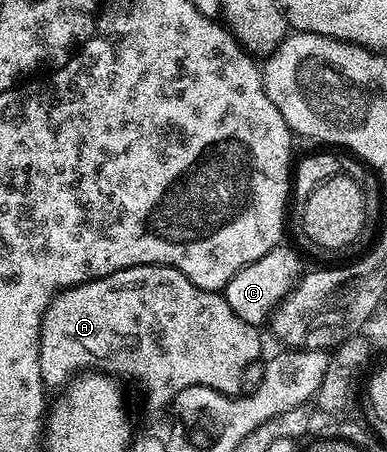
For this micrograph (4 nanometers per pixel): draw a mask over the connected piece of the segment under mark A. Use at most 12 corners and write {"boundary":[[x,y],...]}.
{"boundary":[[144,264],[63,288],[39,370],[241,392],[258,325]]}

